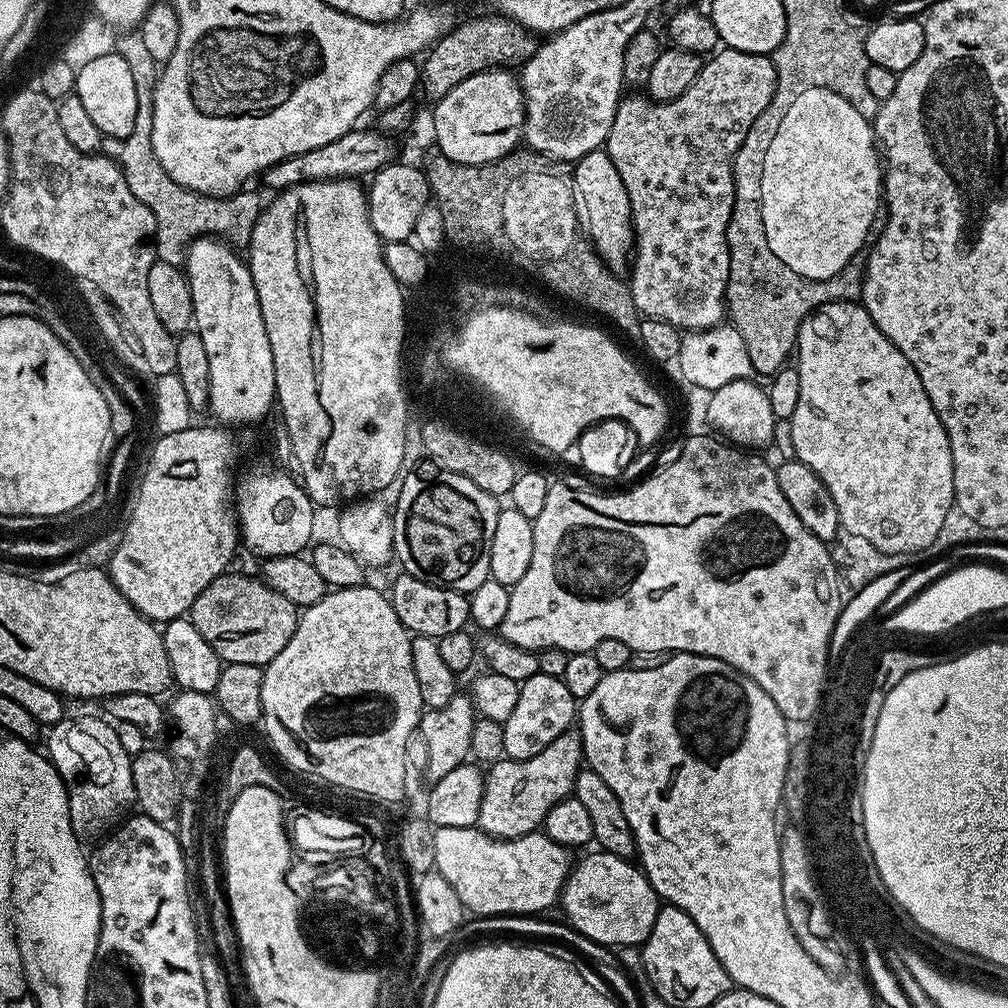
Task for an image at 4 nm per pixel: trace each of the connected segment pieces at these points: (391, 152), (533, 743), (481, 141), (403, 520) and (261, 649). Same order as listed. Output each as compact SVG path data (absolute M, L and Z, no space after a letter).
M353 130L342 134L334 142L326 146L318 146L318 150L306 150L306 154L298 154L294 158L286 158L274 166L270 166L262 173L262 181L268 188L273 188L273 193L279 194L285 188L293 188L311 180L345 180L347 178L365 178L386 167L387 164L397 163L395 135L387 132L369 130L360 132Z
M535 672L520 685L518 703L510 718L504 723L506 738L505 757L510 760L525 760L534 758L534 754L542 754L554 738L569 731L578 720L578 702L570 690L566 690L563 679L559 676Z
M499 68L476 72L435 101L433 108L436 109L432 112L432 132L436 135L434 144L446 158L464 164L484 164L501 160L508 153L517 151L524 134L524 92L520 89L519 79L510 73Z
M424 462L406 474L402 483L401 496L394 503L391 513L393 520L393 550L395 559L405 573L419 580L437 584L450 590L470 594L490 579L490 542L494 538L494 526L498 526L498 514L502 507L497 497L478 490L470 478L454 474L432 462Z
M227 572L206 586L194 600L188 619L223 663L267 667L293 637L299 609L259 577Z

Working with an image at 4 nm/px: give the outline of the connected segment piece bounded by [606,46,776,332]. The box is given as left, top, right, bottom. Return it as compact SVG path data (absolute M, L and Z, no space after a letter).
M727 46L711 53L703 61L698 78L678 98L657 102L644 94L625 95L614 114L614 122L610 126L610 134L606 141L606 151L614 162L618 174L622 174L622 186L626 186L632 211L632 230L634 233L634 263L630 268L630 287L634 306L641 317L650 320L670 322L675 328L689 332L702 332L705 328L715 328L723 325L726 320L725 296L727 294L727 278L730 274L730 254L727 250L727 224L732 217L734 206L734 178L732 163L742 146L742 138L754 126L754 118L770 106L776 93L776 61L771 55L755 56L742 50L734 50Z

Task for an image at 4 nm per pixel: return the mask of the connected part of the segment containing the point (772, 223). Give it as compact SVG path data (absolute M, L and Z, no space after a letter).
M807 88L790 104L790 110L786 110L786 114L782 116L782 122L778 124L778 130L774 134L773 141L770 142L770 148L764 153L760 194L764 240L773 254L783 257L784 262L796 267L796 273L803 272L807 278L810 276L836 277L869 243L868 231L876 220L876 211L879 208L881 211L882 208L882 160L878 155L878 141L874 135L873 121L869 117L858 114L856 107L837 92L829 88Z

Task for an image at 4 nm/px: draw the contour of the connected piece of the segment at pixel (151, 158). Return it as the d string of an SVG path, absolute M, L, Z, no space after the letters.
M138 30L121 33L114 50L126 61L133 75L134 90L137 91L137 113L134 127L126 138L107 137L106 152L119 165L130 192L154 216L155 238L153 240L155 257L171 265L185 263L187 248L191 241L205 236L217 236L236 248L247 247L264 206L261 196L244 188L228 197L202 195L174 182L155 157L153 146L153 92L158 81L160 68L151 57L147 45Z

